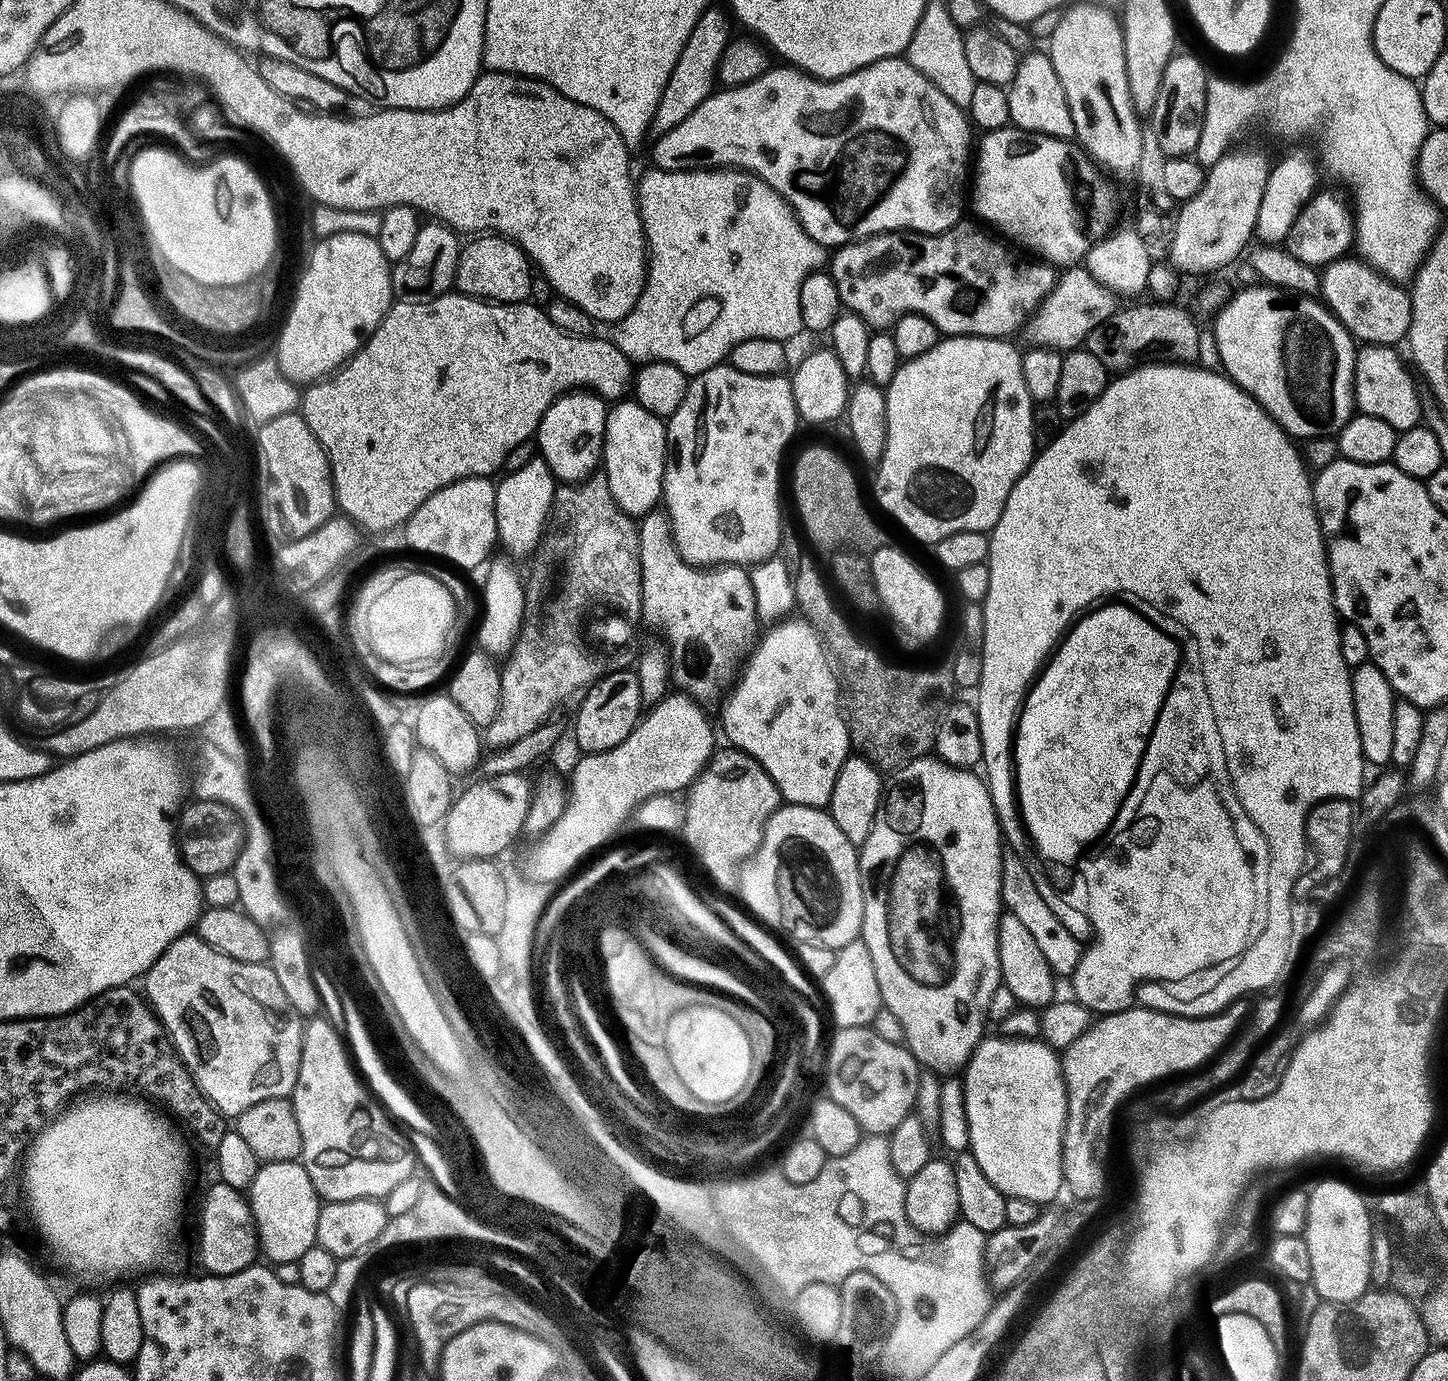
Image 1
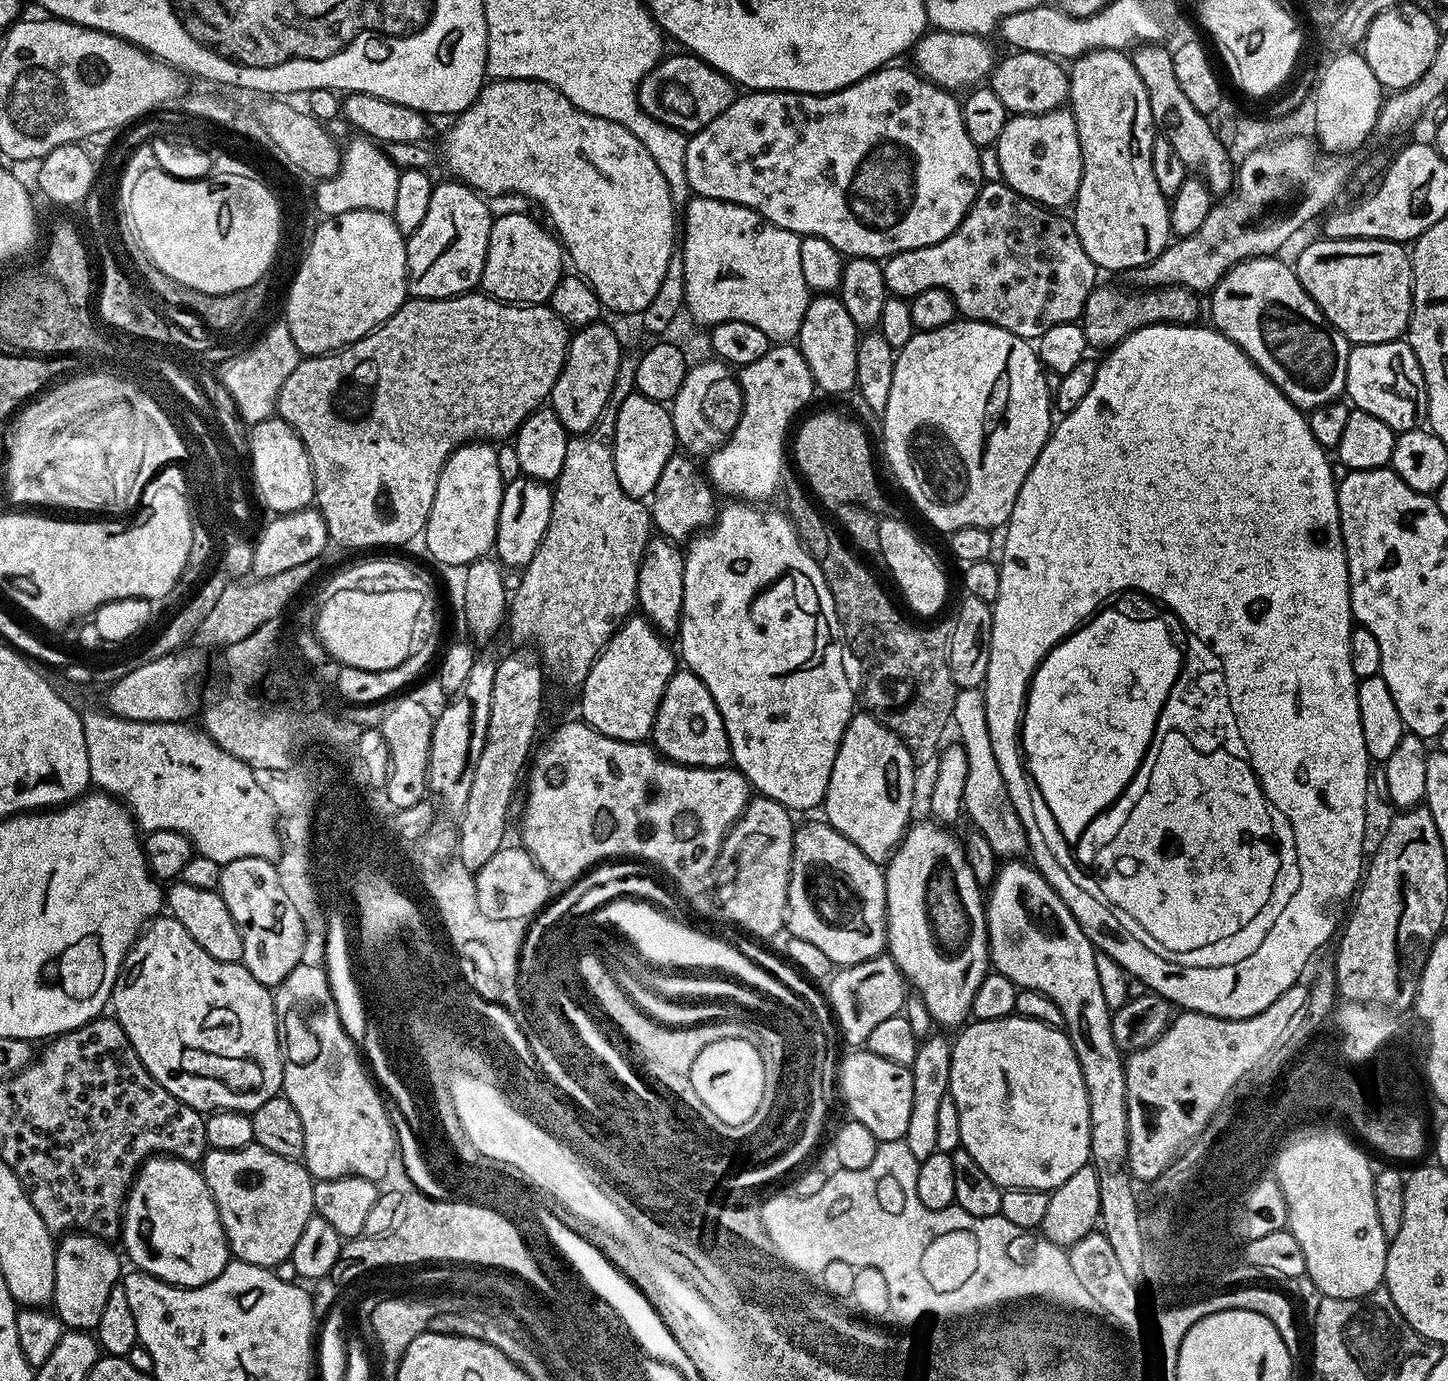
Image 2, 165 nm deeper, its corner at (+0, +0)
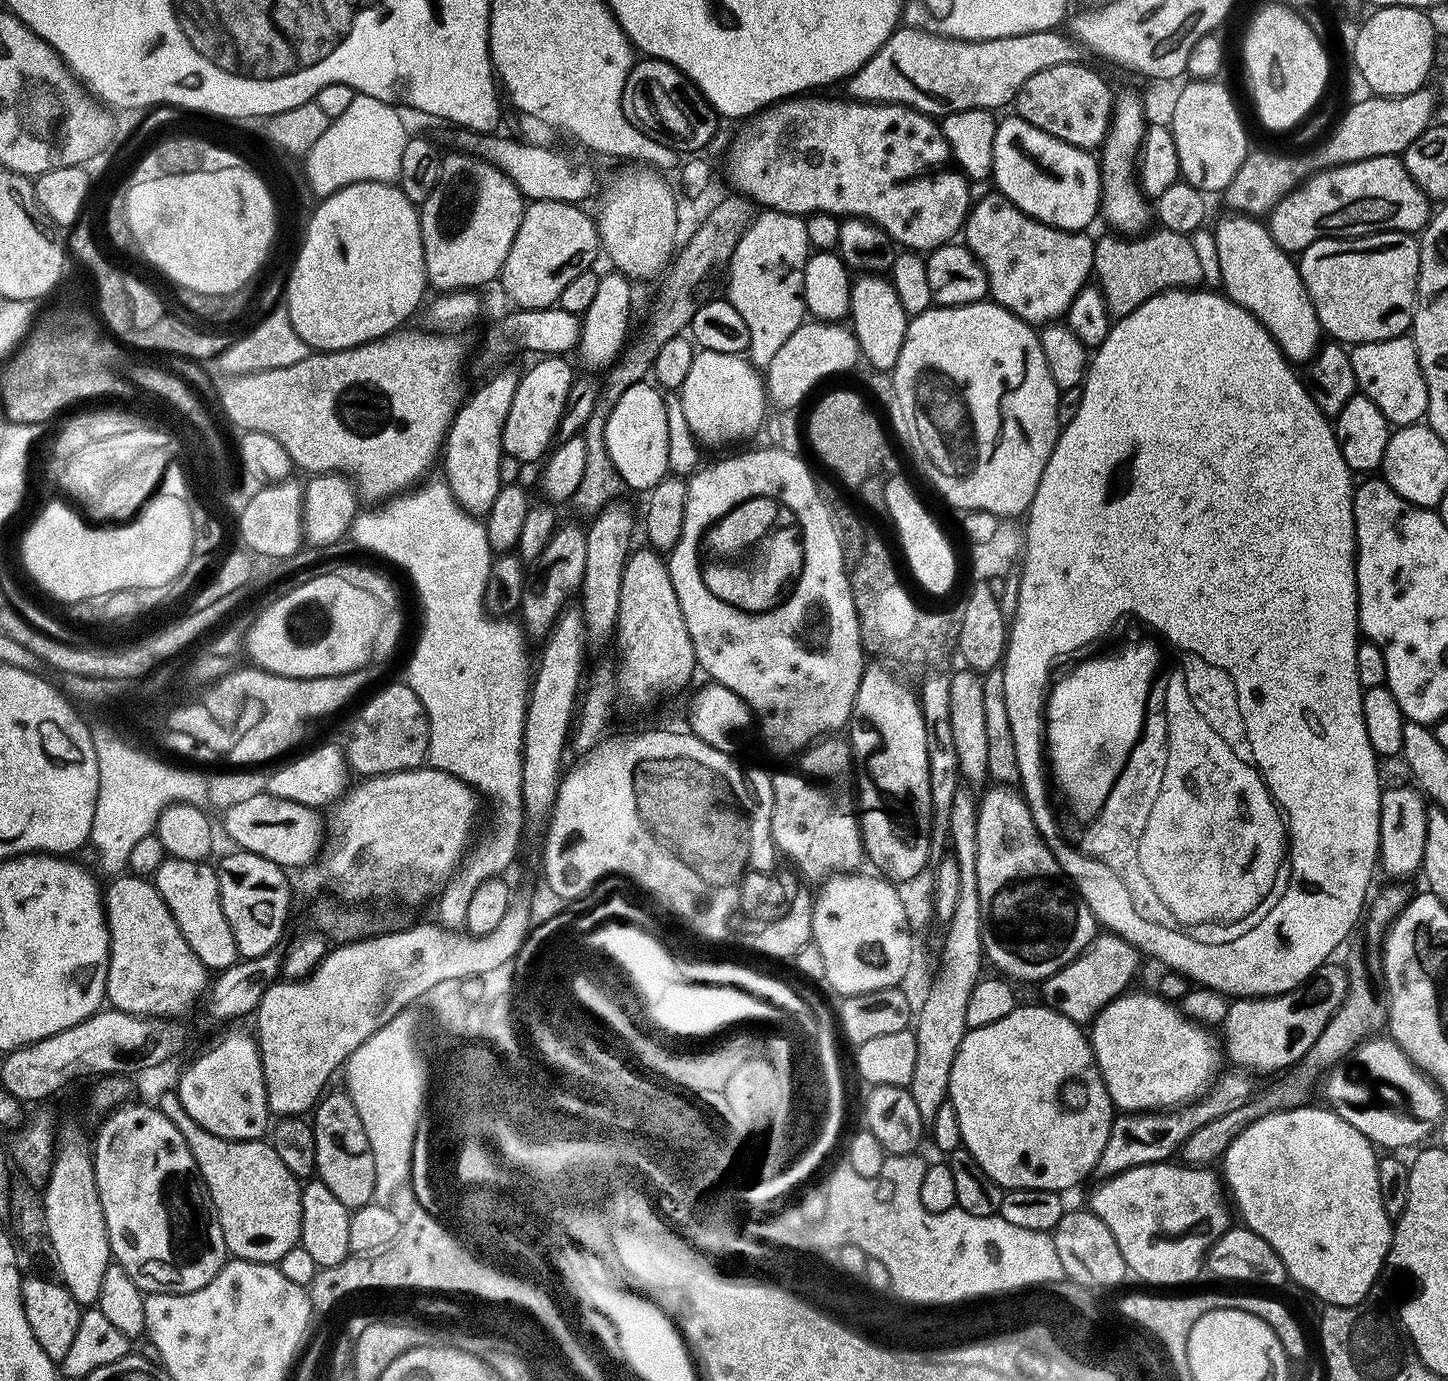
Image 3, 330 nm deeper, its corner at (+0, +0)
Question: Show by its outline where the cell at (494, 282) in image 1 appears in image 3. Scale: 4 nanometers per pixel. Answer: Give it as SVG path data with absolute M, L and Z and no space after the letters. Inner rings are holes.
M533 200L522 214L522 222L518 226L518 234L514 234L514 242L510 246L510 254L506 254L506 262L498 277L498 284L504 287L504 292L513 300L517 309L521 308L551 308L559 301L562 290L578 274L589 271L601 255L600 232L596 221L591 215L583 212L580 204L571 204L565 200Z

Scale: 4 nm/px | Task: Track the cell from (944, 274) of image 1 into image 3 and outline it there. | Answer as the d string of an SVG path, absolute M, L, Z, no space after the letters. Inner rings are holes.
M989 191L989 196L984 196L980 201L971 205L967 220L964 221L962 229L962 243L965 248L971 250L974 258L978 258L978 262L986 270L986 278L988 279L988 296L995 303L1001 304L1006 310L1013 312L1022 322L1033 326L1043 326L1059 321L1061 318L1067 317L1068 308L1071 303L1078 298L1078 294L1089 283L1090 277L1093 275L1092 267L1094 266L1094 240L1088 237L1087 231L1083 232L1067 232L1061 228L1055 228L1049 224L1038 222L1034 218L1030 218L1022 210L1018 210L1018 206L1014 206L1008 199L1001 196L999 192Z

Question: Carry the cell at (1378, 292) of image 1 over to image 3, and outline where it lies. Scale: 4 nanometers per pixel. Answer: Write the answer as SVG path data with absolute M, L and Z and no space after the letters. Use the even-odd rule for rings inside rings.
M1373 232L1366 236L1355 238L1325 238L1315 240L1309 248L1305 248L1298 256L1298 267L1300 277L1308 291L1308 297L1312 299L1314 310L1320 319L1321 329L1328 332L1333 341L1343 342L1348 346L1365 344L1366 342L1378 342L1379 340L1389 340L1395 336L1403 336L1411 329L1412 313L1416 310L1416 283L1420 273L1420 242L1411 232Z

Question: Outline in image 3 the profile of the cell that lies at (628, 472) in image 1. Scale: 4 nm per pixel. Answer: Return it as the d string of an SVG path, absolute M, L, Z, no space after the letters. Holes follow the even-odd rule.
M641 382L630 386L622 398L614 406L610 418L606 422L606 450L614 462L616 472L621 481L632 488L637 488L640 494L647 493L658 481L669 475L668 447L666 446L666 406L661 389L652 382Z

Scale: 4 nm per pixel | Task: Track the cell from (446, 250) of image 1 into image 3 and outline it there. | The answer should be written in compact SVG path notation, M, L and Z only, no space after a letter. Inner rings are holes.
M455 155L443 157L438 186L434 186L430 198L426 198L426 202L418 208L428 284L436 287L435 291L440 294L480 290L483 284L488 284L491 280L493 283L499 277L506 262L506 254L510 254L514 234L518 234L518 226L526 207L525 196L502 170L498 170L481 156Z

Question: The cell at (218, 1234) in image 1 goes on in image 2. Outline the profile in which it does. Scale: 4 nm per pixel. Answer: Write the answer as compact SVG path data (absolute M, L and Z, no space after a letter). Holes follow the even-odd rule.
M157 1154L144 1161L137 1172L124 1202L122 1241L133 1269L150 1274L176 1288L197 1288L222 1274L230 1262L228 1240L216 1209L214 1198L197 1165L177 1160L175 1156Z

